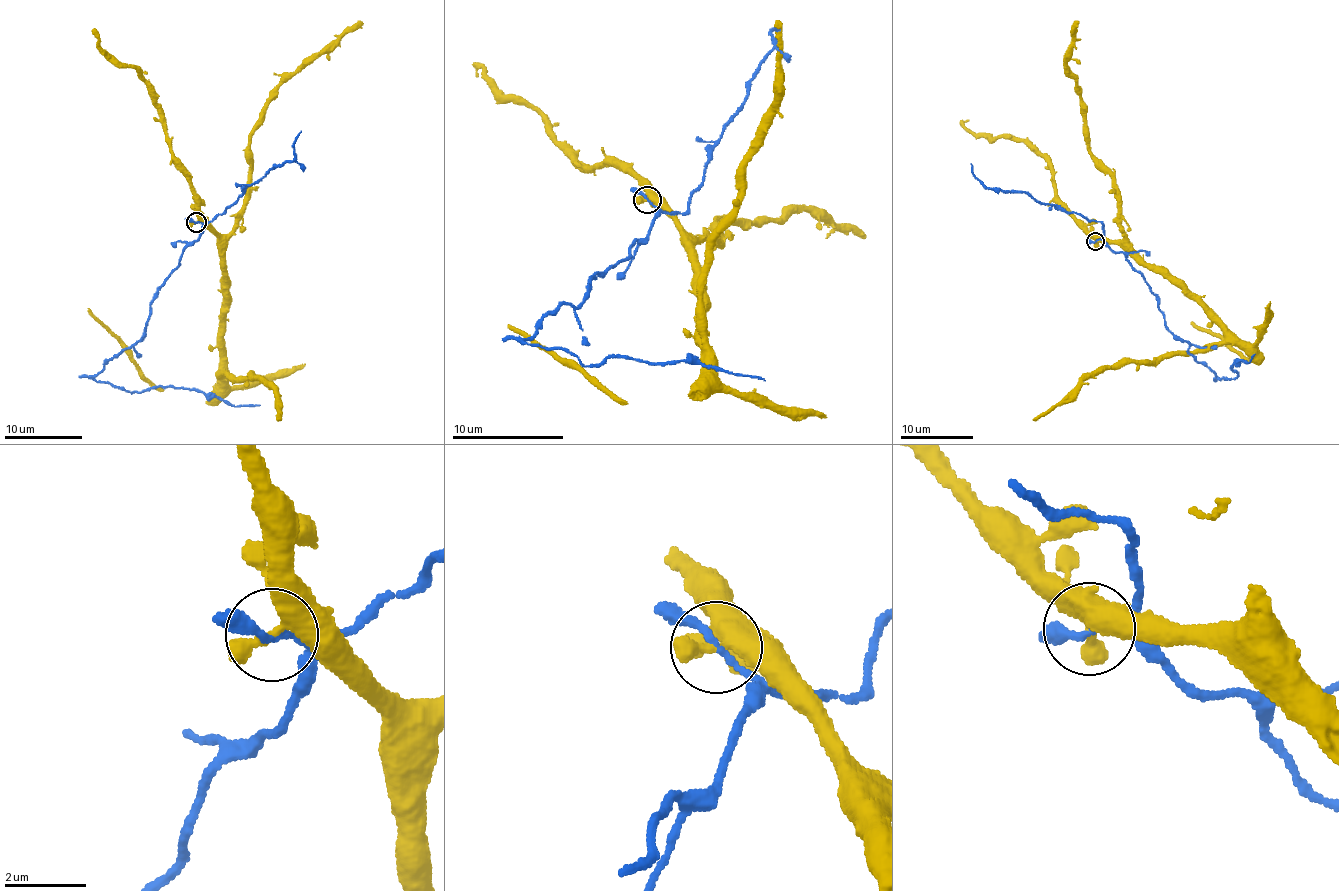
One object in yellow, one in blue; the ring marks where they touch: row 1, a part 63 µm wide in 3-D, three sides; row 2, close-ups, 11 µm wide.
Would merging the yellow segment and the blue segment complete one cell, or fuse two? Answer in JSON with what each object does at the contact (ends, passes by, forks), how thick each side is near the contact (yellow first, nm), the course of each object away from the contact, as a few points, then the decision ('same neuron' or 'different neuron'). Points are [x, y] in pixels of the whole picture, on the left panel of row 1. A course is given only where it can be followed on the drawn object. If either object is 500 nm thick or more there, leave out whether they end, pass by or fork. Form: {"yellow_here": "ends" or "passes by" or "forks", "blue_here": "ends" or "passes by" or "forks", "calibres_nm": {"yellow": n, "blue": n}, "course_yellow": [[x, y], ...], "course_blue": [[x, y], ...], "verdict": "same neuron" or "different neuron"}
{"calibres_nm": {"yellow": 550, "blue": 150}, "course_yellow": [[195, 222], [203, 222], [217, 239], [223, 269], [220, 375], [224, 370], [260, 378], [275, 392], [278, 418]], "course_blue": [[195, 222], [196, 241], [160, 288], [145, 331], [94, 377], [133, 392], [198, 388], [231, 404], [259, 405]], "verdict": "different neuron"}

